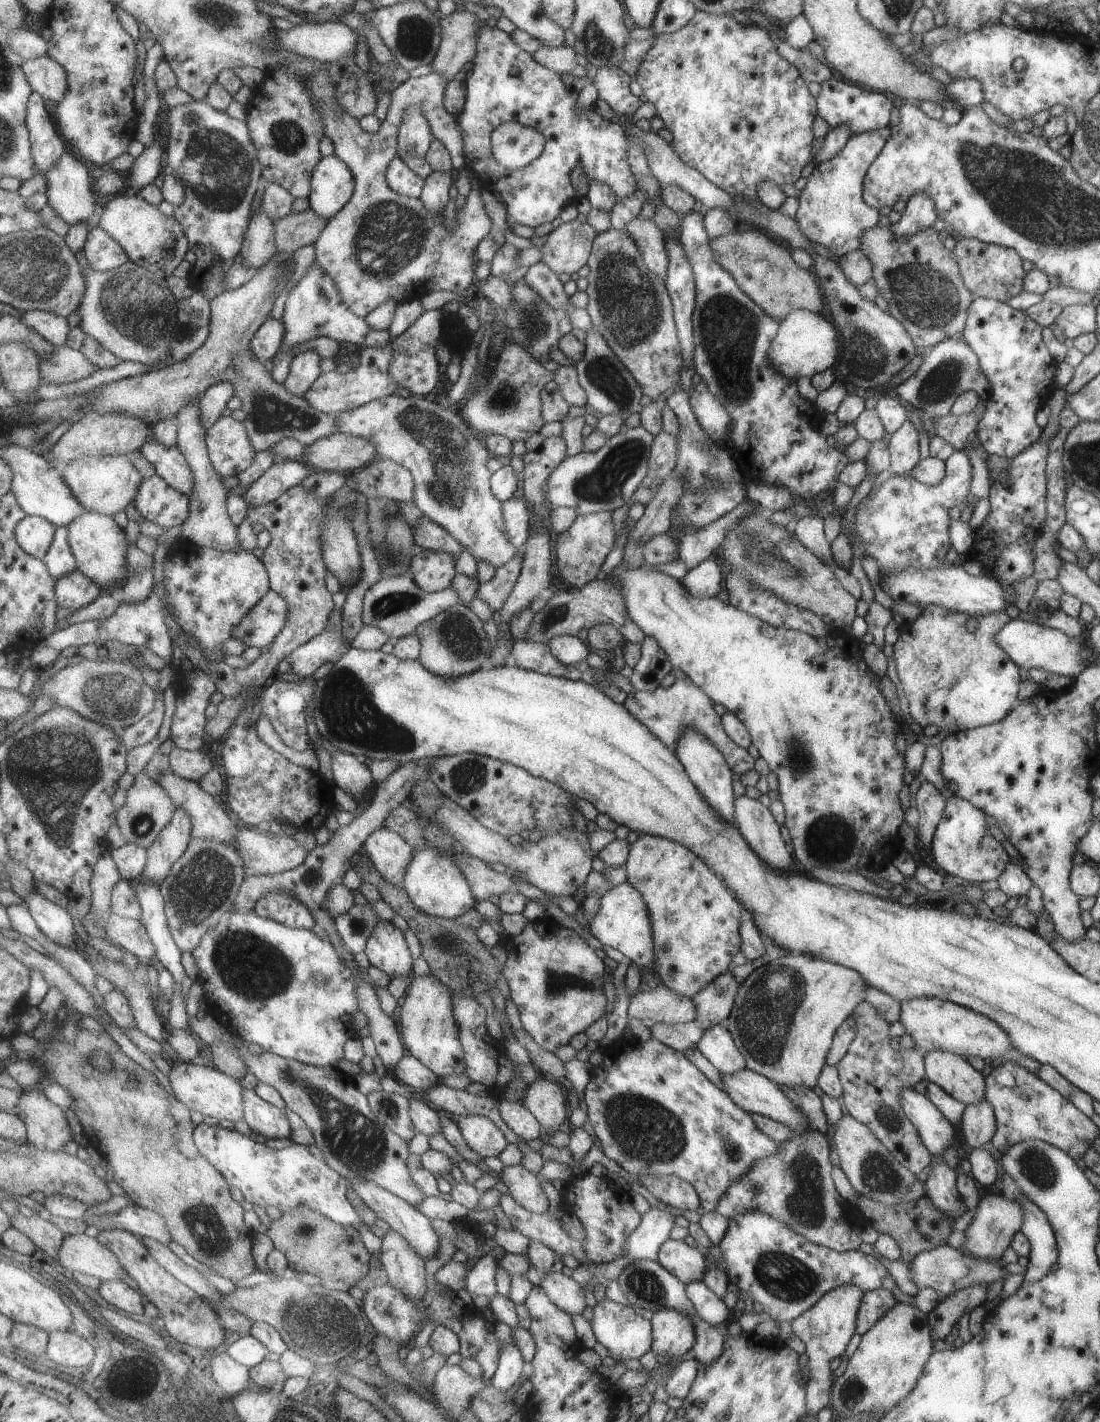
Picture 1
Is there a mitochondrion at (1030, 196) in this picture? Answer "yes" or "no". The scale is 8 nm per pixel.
yes

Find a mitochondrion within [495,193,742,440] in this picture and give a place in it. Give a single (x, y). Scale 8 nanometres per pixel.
(630, 304)

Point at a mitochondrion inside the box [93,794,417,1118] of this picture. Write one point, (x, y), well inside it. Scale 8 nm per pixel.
(203, 886)

